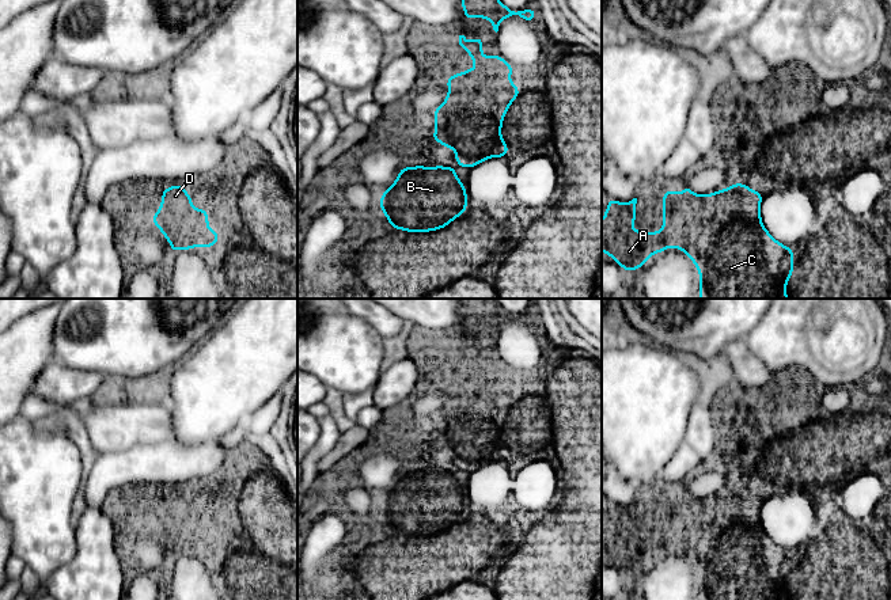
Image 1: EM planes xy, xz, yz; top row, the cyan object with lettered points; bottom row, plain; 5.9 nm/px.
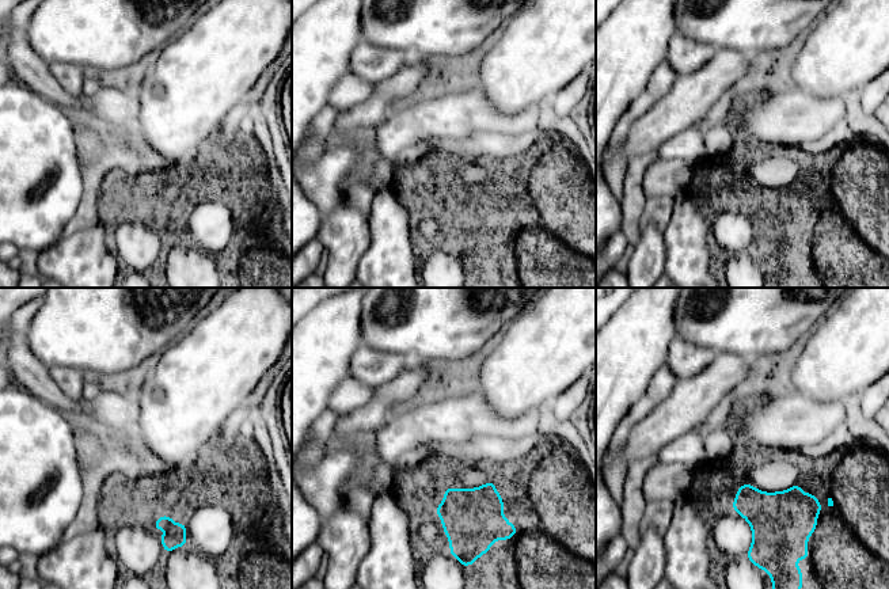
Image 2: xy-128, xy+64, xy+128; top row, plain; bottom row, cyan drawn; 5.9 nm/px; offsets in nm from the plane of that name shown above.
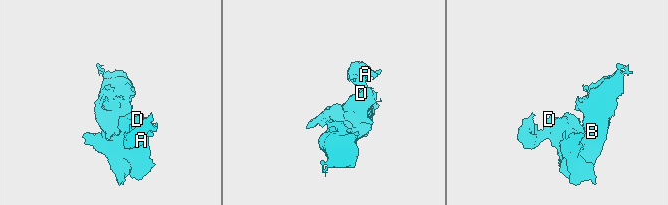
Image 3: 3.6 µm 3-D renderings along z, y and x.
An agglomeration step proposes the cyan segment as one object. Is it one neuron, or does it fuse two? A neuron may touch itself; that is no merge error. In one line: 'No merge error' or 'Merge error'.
No merge error

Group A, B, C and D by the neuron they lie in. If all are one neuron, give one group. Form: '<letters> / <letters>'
A B C D

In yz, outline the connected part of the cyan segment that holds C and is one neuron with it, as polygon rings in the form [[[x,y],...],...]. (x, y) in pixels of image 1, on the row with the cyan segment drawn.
[[[744,183],[712,194],[694,194],[689,186],[680,194],[667,190],[663,195],[663,229],[633,229],[637,198],[622,204],[608,198],[602,220],[602,251],[626,271],[644,266],[653,254],[668,246],[685,251],[701,276],[701,299],[788,299],[786,281],[792,278],[793,248],[778,243],[761,220],[761,191]]]

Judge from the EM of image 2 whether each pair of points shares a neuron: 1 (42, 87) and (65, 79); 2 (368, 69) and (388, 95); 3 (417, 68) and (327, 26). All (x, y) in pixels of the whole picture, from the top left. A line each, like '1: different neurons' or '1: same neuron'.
1: different neurons
2: different neurons
3: different neurons

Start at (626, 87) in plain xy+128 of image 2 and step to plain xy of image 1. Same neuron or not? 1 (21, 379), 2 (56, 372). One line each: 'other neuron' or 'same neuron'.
1: same neuron
2: other neuron

